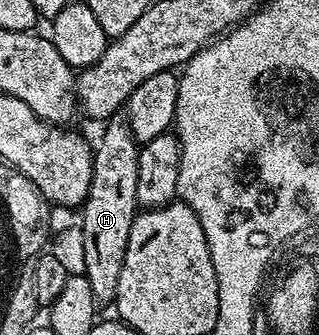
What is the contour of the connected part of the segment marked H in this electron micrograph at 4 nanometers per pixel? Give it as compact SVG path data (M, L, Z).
M110 119L104 128L101 141L95 144L93 177L85 203L79 208L79 225L83 232L83 253L86 259L84 275L87 282L91 282L91 290L98 302L113 302L117 298L119 270L123 270L127 238L131 234L133 219L139 211L139 144L133 138L133 129L124 119Z

